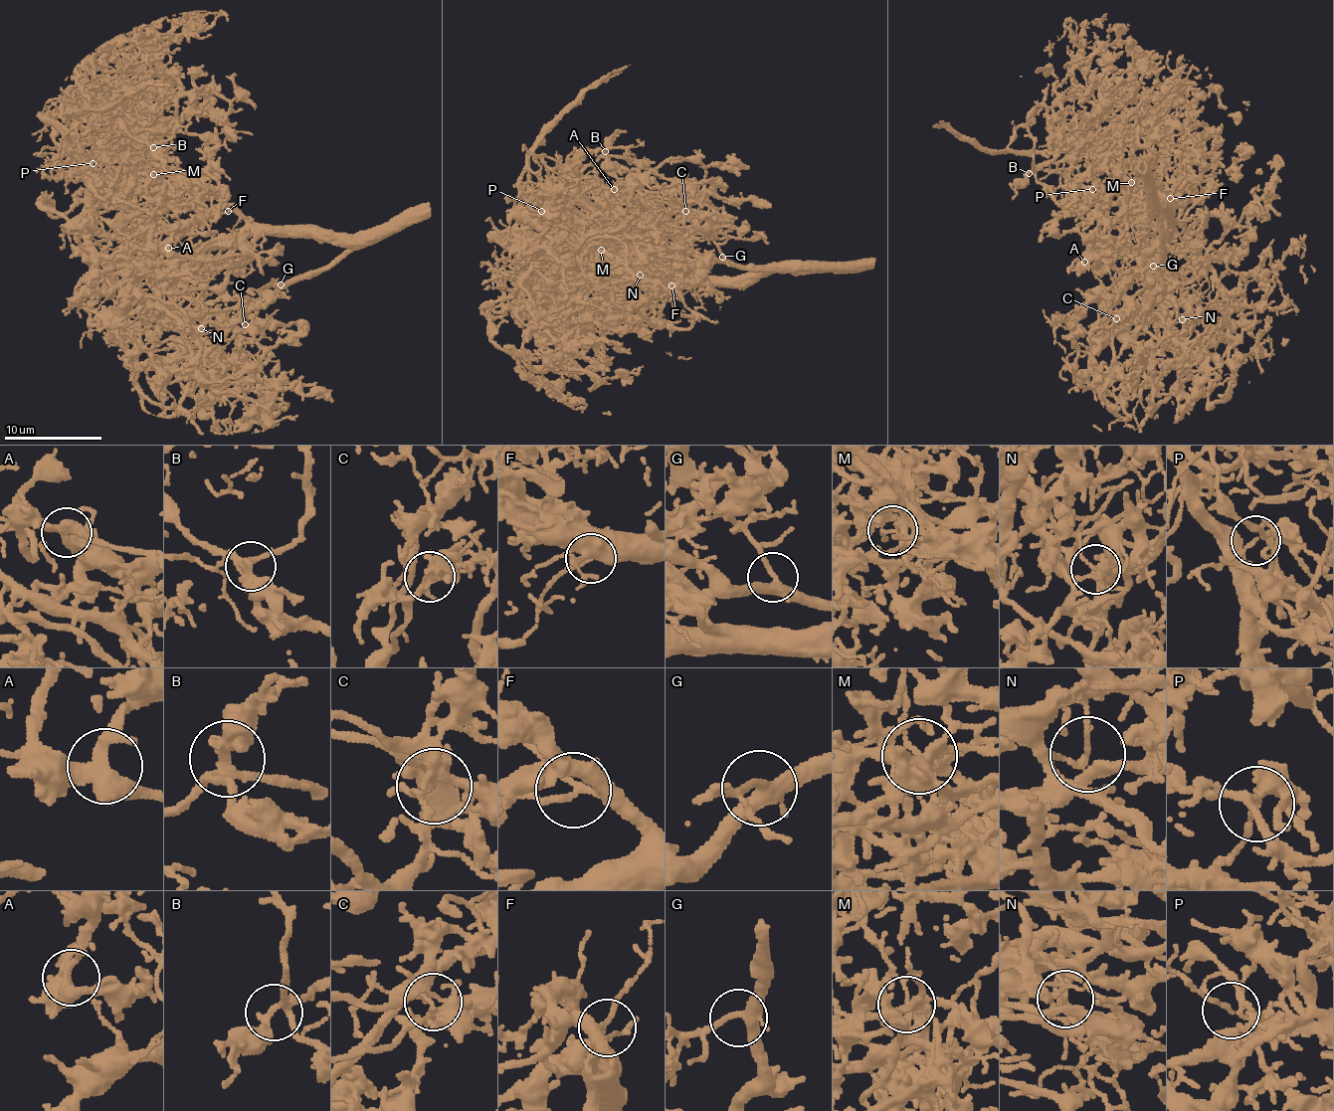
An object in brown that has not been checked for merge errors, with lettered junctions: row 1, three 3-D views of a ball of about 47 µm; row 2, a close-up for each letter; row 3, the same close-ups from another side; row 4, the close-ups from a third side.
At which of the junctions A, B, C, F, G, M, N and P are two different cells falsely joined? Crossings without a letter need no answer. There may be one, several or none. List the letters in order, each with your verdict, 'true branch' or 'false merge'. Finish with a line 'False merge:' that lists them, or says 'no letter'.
A: true branch
B: true branch
C: false merge
F: true branch
G: true branch
M: false merge
N: false merge
P: true branch
False merge: C, M, N

